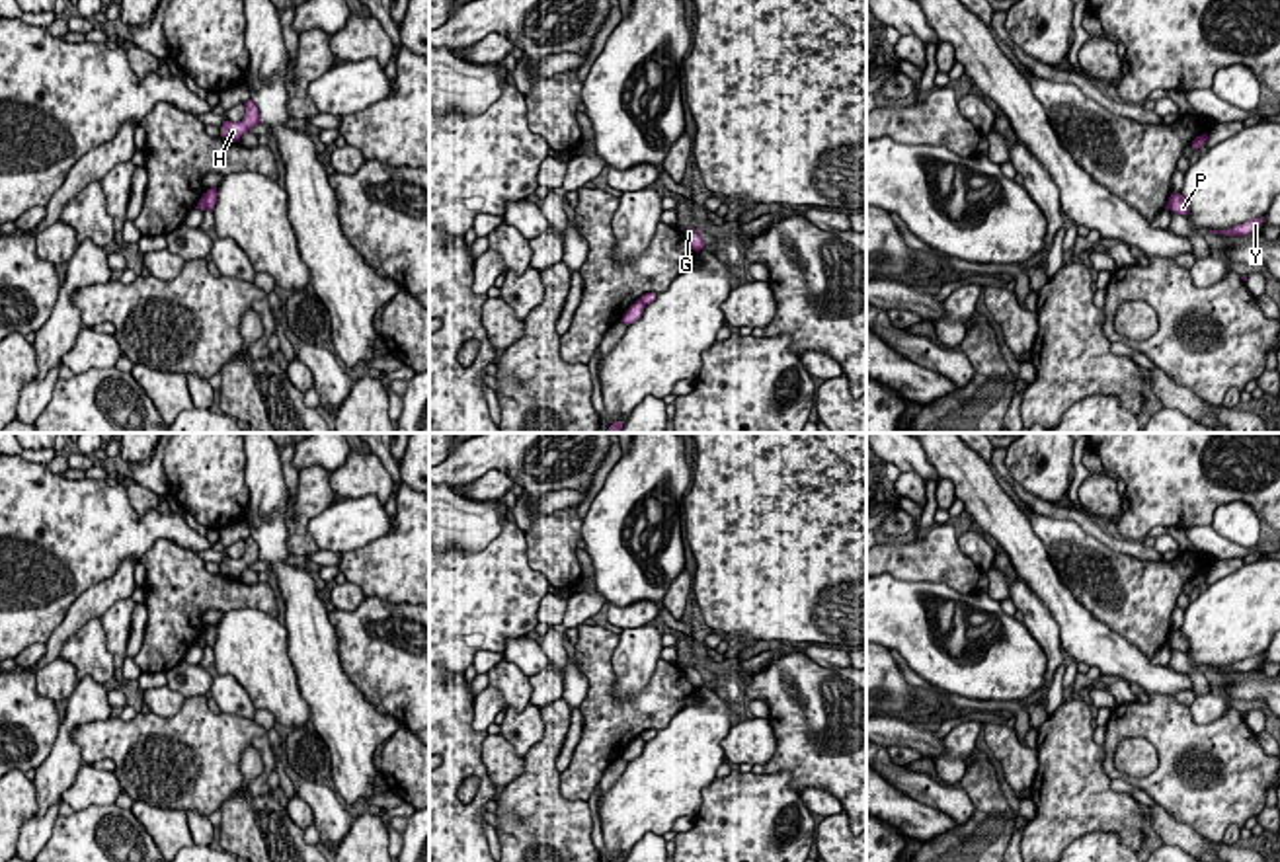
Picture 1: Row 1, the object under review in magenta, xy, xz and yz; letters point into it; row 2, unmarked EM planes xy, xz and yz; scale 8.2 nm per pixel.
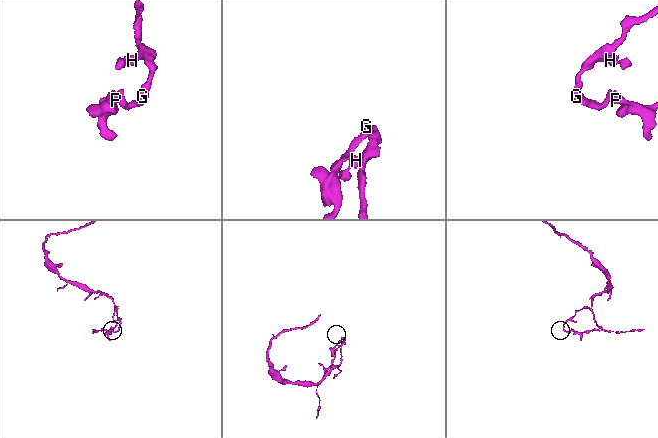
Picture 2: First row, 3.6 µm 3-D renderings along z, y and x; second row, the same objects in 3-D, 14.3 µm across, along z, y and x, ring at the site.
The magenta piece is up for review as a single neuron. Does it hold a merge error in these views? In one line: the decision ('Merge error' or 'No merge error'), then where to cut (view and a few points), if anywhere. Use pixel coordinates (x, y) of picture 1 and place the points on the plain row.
Merge error. Split along yz (1173, 630), (1169, 644)

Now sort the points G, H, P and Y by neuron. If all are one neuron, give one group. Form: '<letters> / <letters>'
G H / P Y

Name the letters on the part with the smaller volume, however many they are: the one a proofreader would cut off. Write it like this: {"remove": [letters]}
{"remove": ["P", "Y"]}

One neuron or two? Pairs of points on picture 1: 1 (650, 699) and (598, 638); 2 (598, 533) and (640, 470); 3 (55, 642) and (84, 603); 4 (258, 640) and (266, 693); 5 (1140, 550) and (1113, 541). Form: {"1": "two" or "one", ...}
{"1": "one", "2": "one", "3": "one", "4": "one", "5": "one"}

